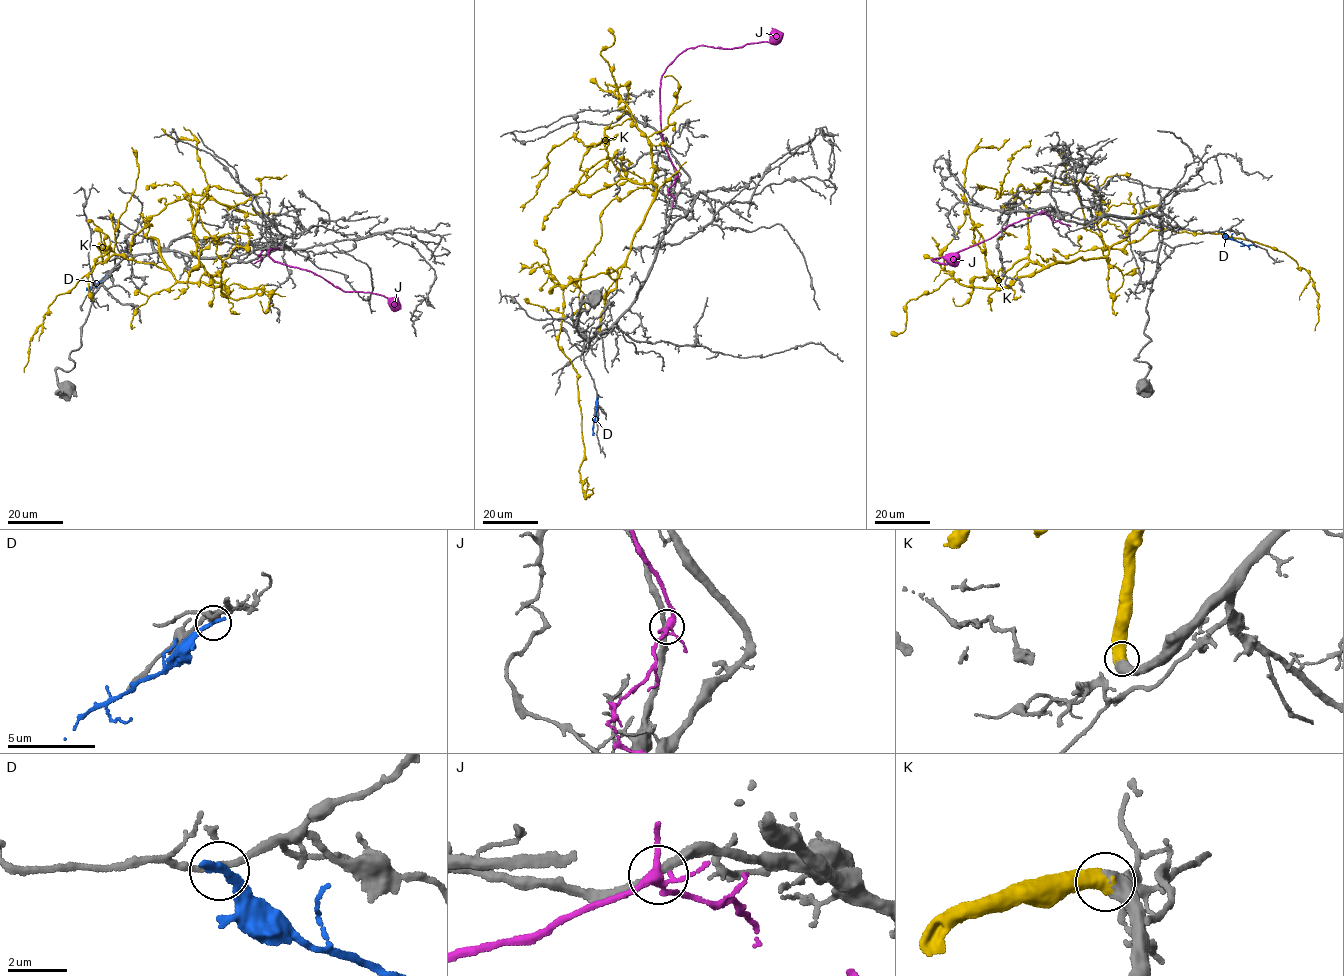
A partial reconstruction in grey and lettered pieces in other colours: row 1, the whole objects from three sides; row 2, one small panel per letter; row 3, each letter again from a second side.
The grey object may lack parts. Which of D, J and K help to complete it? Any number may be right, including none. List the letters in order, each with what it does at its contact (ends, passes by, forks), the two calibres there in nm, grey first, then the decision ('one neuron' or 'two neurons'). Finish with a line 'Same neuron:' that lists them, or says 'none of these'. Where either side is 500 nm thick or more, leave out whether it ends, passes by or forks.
D: it ends | 200/300 nm | two neurons
J: it forks | 280/260 nm | two neurons
K: 650/650 nm | one neuron
Same neuron: K

